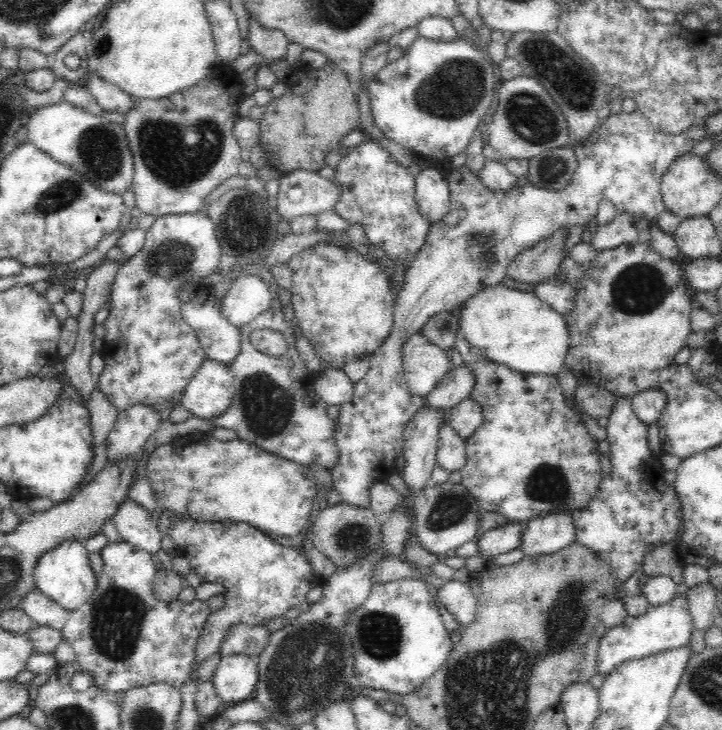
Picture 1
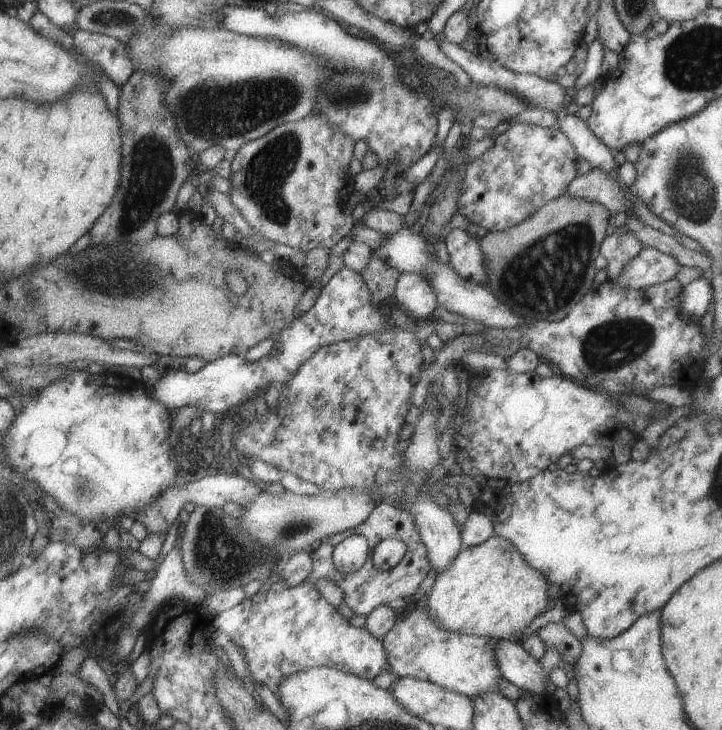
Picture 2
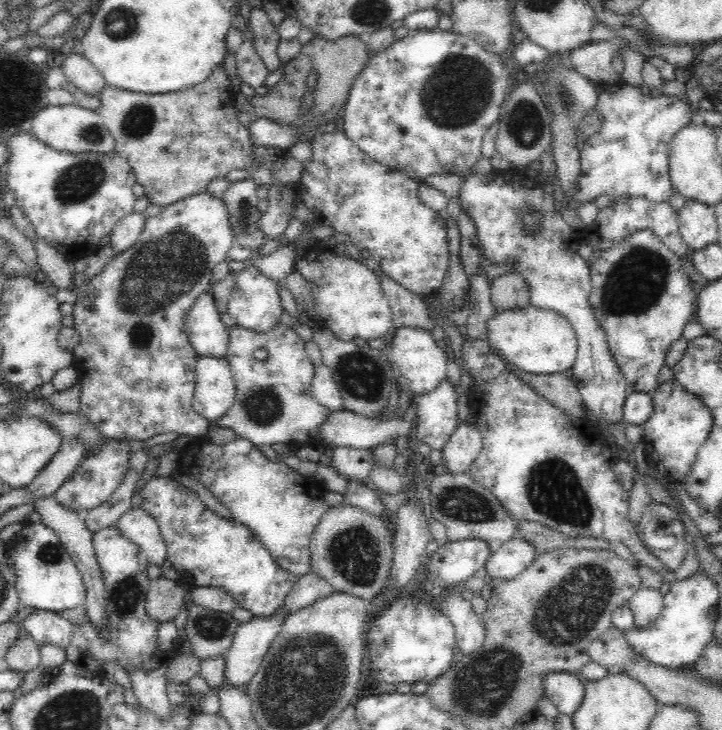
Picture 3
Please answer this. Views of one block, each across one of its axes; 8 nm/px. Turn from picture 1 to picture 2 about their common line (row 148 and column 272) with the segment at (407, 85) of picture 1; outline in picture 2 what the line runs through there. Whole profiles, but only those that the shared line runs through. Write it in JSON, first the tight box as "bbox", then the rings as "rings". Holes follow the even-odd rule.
{"bbox":[231,319,464,574],"rings":[[[420,319],[414,322],[418,327],[417,333],[414,334],[410,330],[397,327],[393,321],[389,323],[391,327],[386,331],[319,348],[301,364],[296,374],[280,387],[278,406],[268,408],[262,420],[257,417],[252,423],[238,421],[236,432],[231,436],[232,445],[245,457],[254,456],[270,463],[284,472],[290,472],[302,480],[316,484],[320,490],[334,492],[347,488],[370,489],[378,491],[383,499],[388,496],[394,498],[396,505],[402,502],[405,509],[414,516],[422,542],[428,549],[432,568],[438,574],[446,570],[464,548],[461,532],[452,517],[451,509],[440,508],[434,498],[425,494],[432,481],[429,473],[414,470],[406,473],[403,470],[403,453],[398,454],[397,445],[400,442],[399,428],[405,422],[404,418],[412,405],[410,395],[424,363],[419,342],[426,342],[430,334],[458,334],[461,326],[445,323],[443,320]]]}

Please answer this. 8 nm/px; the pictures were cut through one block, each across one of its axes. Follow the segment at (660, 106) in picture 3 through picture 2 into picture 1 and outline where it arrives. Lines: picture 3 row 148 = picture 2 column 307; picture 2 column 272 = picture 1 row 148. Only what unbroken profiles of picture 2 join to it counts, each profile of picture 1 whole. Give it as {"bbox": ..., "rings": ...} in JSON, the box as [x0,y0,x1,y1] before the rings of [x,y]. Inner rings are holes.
{"bbox":[325,109,706,508],"rings":[[[637,109],[634,112],[626,113],[620,112],[618,114],[611,114],[602,122],[598,131],[595,132],[593,135],[590,134],[588,138],[584,139],[581,143],[581,147],[577,148],[575,151],[576,159],[578,159],[578,168],[574,176],[572,176],[572,180],[567,187],[561,188],[560,190],[548,190],[542,187],[537,187],[532,184],[530,185],[514,185],[512,188],[508,190],[490,190],[482,181],[480,181],[479,177],[476,177],[476,173],[472,173],[465,165],[461,168],[452,168],[450,170],[448,176],[446,176],[446,180],[448,180],[449,184],[449,191],[450,191],[450,210],[442,217],[442,220],[433,222],[428,230],[428,236],[426,236],[426,240],[424,240],[424,244],[422,248],[418,252],[416,252],[416,256],[414,256],[413,260],[407,265],[407,268],[402,275],[404,279],[404,284],[402,284],[402,288],[395,297],[395,304],[394,306],[394,324],[392,326],[392,330],[390,334],[387,336],[387,339],[383,342],[380,348],[377,348],[372,354],[368,356],[368,361],[370,361],[370,368],[368,372],[365,374],[365,377],[362,380],[359,380],[355,387],[353,388],[353,397],[352,400],[348,402],[344,402],[344,404],[339,404],[339,417],[338,420],[334,424],[334,440],[336,441],[336,446],[339,448],[339,459],[336,463],[334,468],[331,468],[325,476],[332,481],[332,489],[339,492],[340,496],[342,496],[343,503],[352,504],[352,506],[358,506],[359,508],[367,508],[370,507],[370,490],[372,485],[377,482],[386,481],[388,477],[394,473],[395,471],[400,469],[400,462],[402,460],[403,454],[403,440],[404,440],[404,429],[406,424],[408,424],[409,420],[412,420],[412,416],[422,408],[424,405],[424,398],[420,396],[414,396],[410,389],[407,387],[405,372],[403,369],[403,360],[402,360],[402,348],[403,344],[406,342],[406,339],[414,333],[417,333],[421,330],[424,326],[424,323],[431,317],[440,312],[455,312],[458,308],[462,307],[466,300],[471,296],[474,296],[476,292],[480,292],[480,290],[484,290],[484,288],[496,286],[496,284],[500,284],[502,278],[507,276],[507,268],[510,266],[510,263],[519,252],[522,250],[526,250],[526,248],[530,248],[534,246],[536,243],[540,242],[540,240],[544,240],[544,238],[548,238],[551,236],[552,232],[556,232],[558,228],[562,228],[562,226],[574,226],[574,225],[587,225],[587,223],[594,218],[595,214],[597,213],[597,208],[599,207],[600,201],[602,199],[608,199],[612,201],[612,204],[616,207],[616,212],[628,212],[634,215],[638,215],[639,217],[652,220],[660,216],[662,212],[666,211],[666,207],[664,206],[662,195],[661,195],[661,181],[664,174],[668,171],[668,168],[672,166],[682,156],[684,153],[688,153],[696,144],[703,140],[704,136],[706,136],[706,130],[704,127],[692,125],[691,127],[686,128],[682,132],[678,134],[670,134],[670,133],[663,133],[658,129],[654,128],[650,121]]]}

